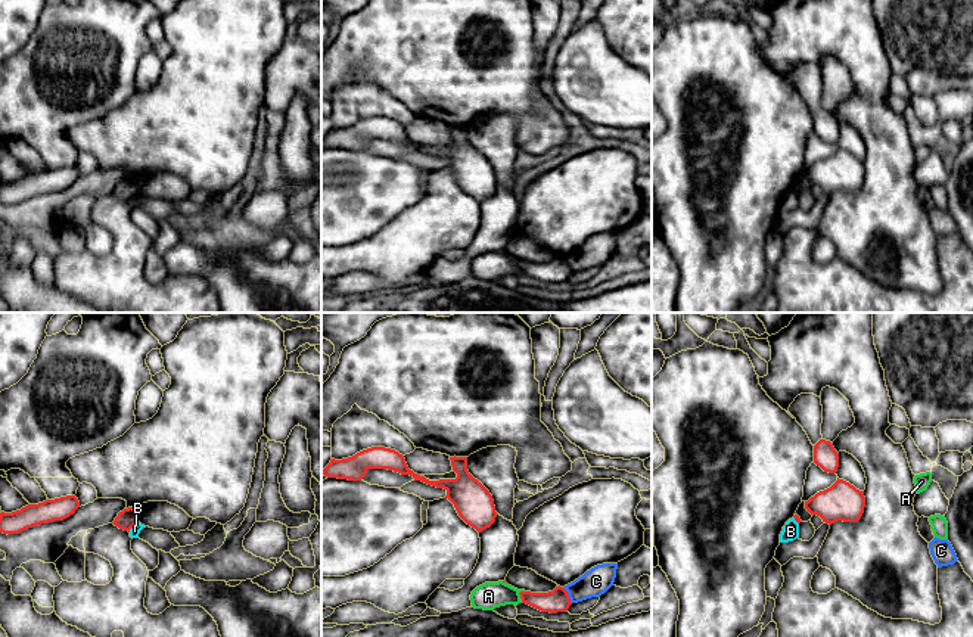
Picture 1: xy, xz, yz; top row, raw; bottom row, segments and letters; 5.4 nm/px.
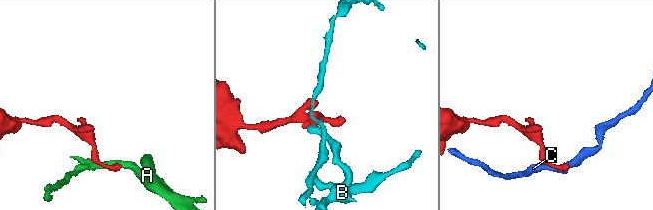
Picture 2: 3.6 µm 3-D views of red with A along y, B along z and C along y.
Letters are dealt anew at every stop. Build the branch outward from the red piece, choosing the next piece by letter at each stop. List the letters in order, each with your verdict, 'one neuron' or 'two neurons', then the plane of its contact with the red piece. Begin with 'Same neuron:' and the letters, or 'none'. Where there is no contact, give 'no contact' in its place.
Same neuron: none
A: two neurons; meets red in xz
B: two neurons; meets red in xy
C: two neurons; meets red in xz

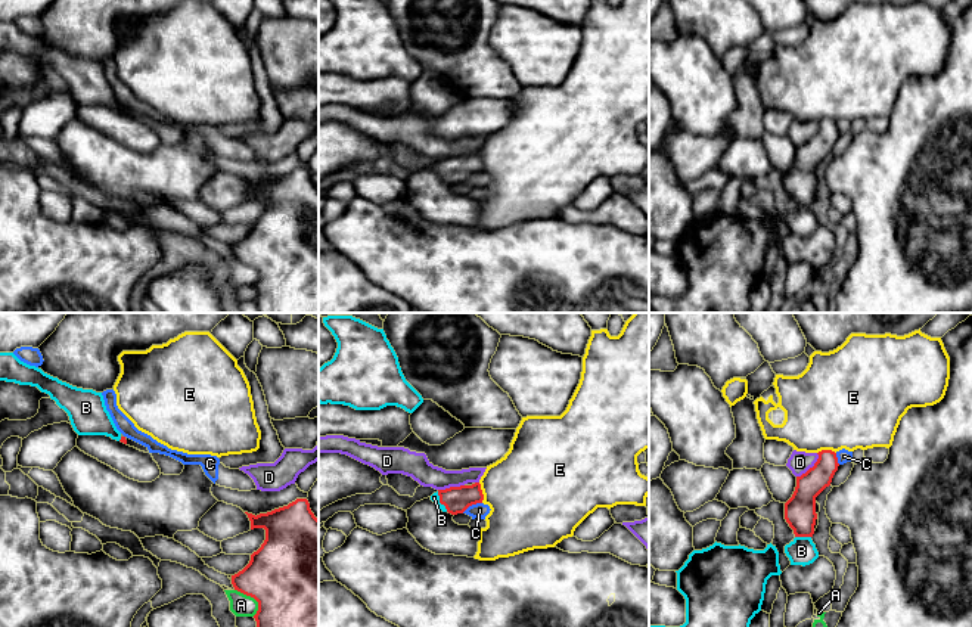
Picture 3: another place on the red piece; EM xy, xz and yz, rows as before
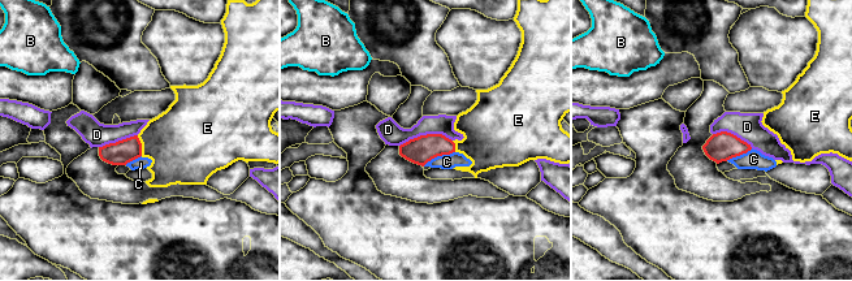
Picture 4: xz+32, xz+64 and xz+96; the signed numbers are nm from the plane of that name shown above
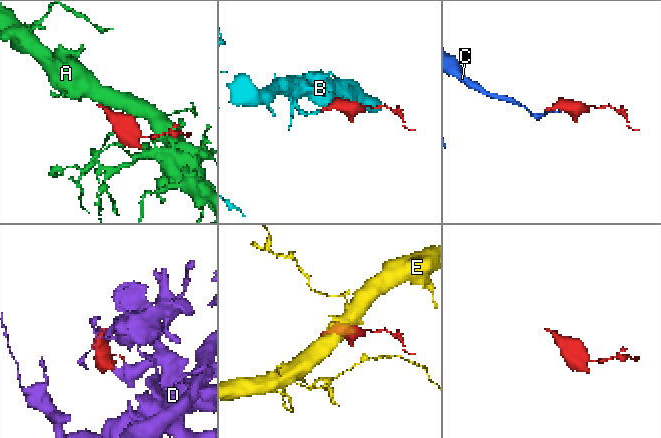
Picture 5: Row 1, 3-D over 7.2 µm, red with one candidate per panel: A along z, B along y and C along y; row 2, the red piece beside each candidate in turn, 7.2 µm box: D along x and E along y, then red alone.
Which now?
Same neuron: B
A: two neurons; meets red in xy
B: one neuron; meets red in xz
C: two neurons; meets red in xz
D: two neurons; meets red in yz
E: two neurons; meets red in xz

